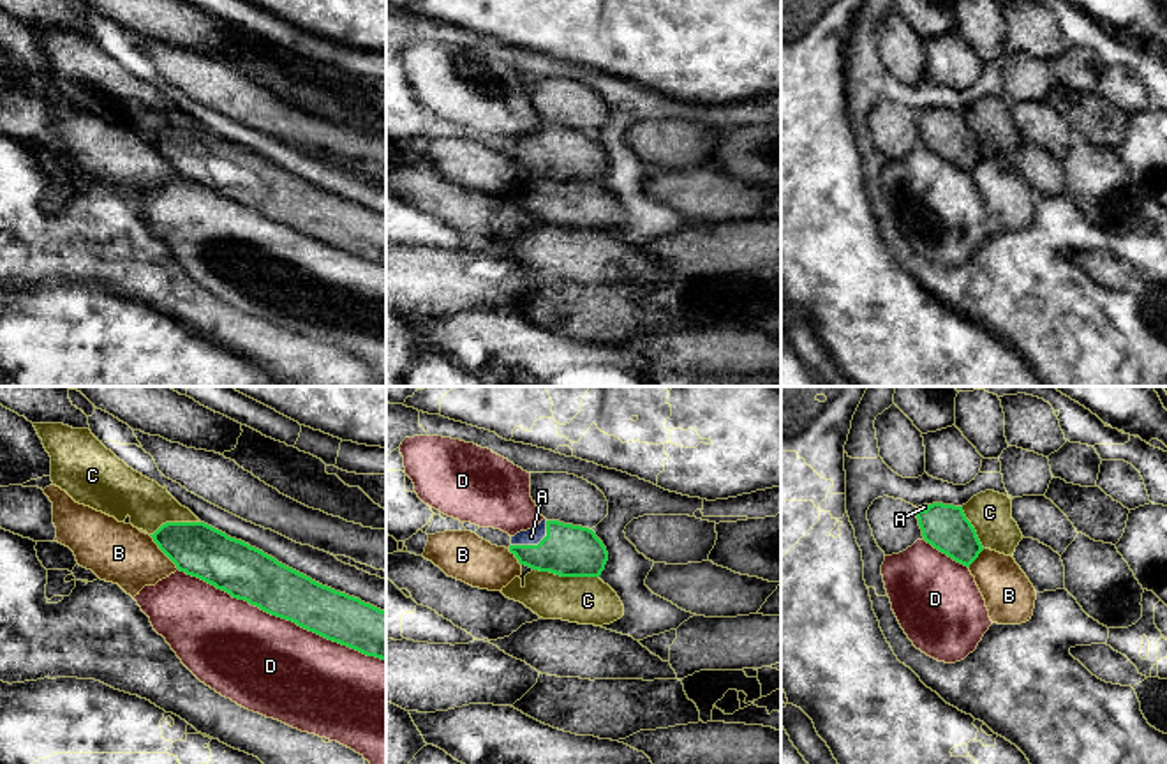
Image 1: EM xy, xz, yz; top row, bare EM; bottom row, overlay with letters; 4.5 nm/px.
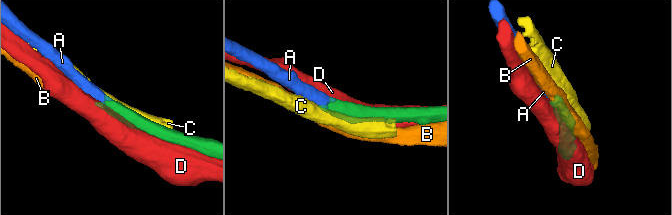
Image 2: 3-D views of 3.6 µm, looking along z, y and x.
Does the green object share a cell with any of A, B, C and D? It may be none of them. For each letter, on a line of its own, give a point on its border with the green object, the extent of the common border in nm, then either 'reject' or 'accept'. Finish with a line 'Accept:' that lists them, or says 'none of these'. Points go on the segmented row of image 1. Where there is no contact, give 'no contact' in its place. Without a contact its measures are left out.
A: contact xz (535, 546); length 200 nm; accept
B: contact xy (163, 551); length 220 nm; reject
C: contact xz (566, 576); length 300 nm; reject
D: contact xy (282, 618); length 1050 nm; reject
Accept: A

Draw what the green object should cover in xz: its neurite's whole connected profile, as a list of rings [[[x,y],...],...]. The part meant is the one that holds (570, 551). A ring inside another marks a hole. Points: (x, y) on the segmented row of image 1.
[[[546,519],[511,536],[509,552],[520,565],[561,577],[599,577],[608,561],[592,529]]]

